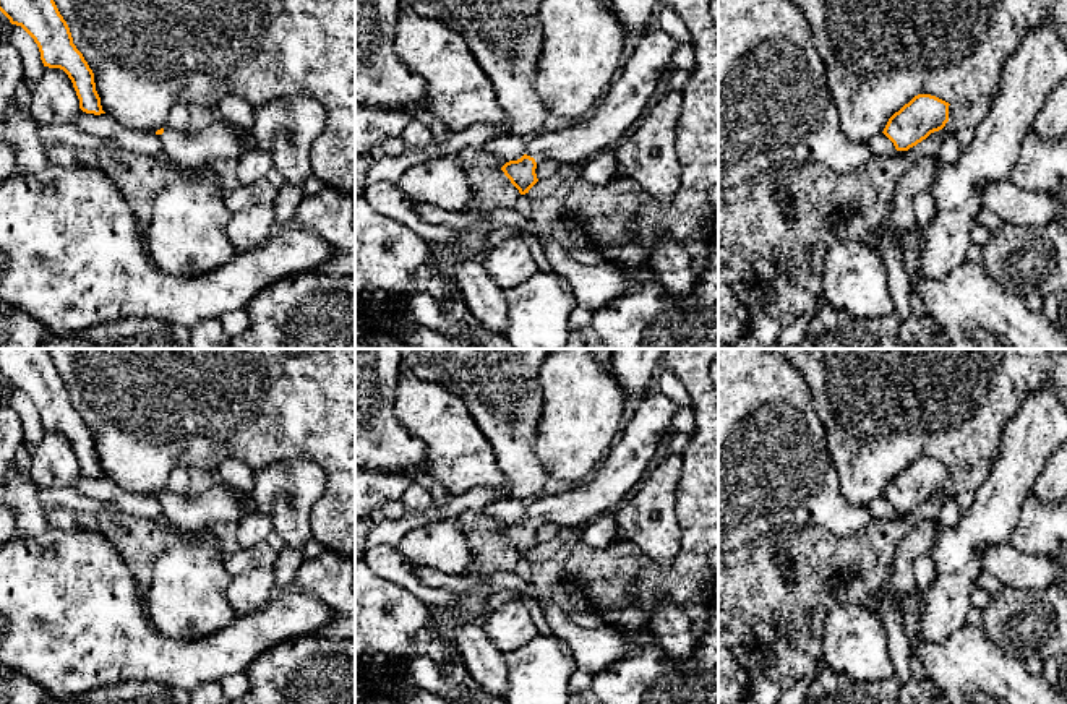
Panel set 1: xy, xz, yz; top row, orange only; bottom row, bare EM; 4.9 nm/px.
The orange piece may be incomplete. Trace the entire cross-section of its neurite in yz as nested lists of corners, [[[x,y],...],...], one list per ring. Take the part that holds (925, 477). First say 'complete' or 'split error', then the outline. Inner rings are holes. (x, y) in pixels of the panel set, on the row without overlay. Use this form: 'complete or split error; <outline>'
complete; [[[918,457],[889,482],[882,496],[897,514],[908,514],[945,490],[949,469],[936,459]]]

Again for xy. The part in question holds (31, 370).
complete; [[[0,349],[0,375],[34,402],[44,430],[60,431],[68,438],[83,475],[105,477],[96,454],[94,436],[73,407],[70,391],[49,349]]]

